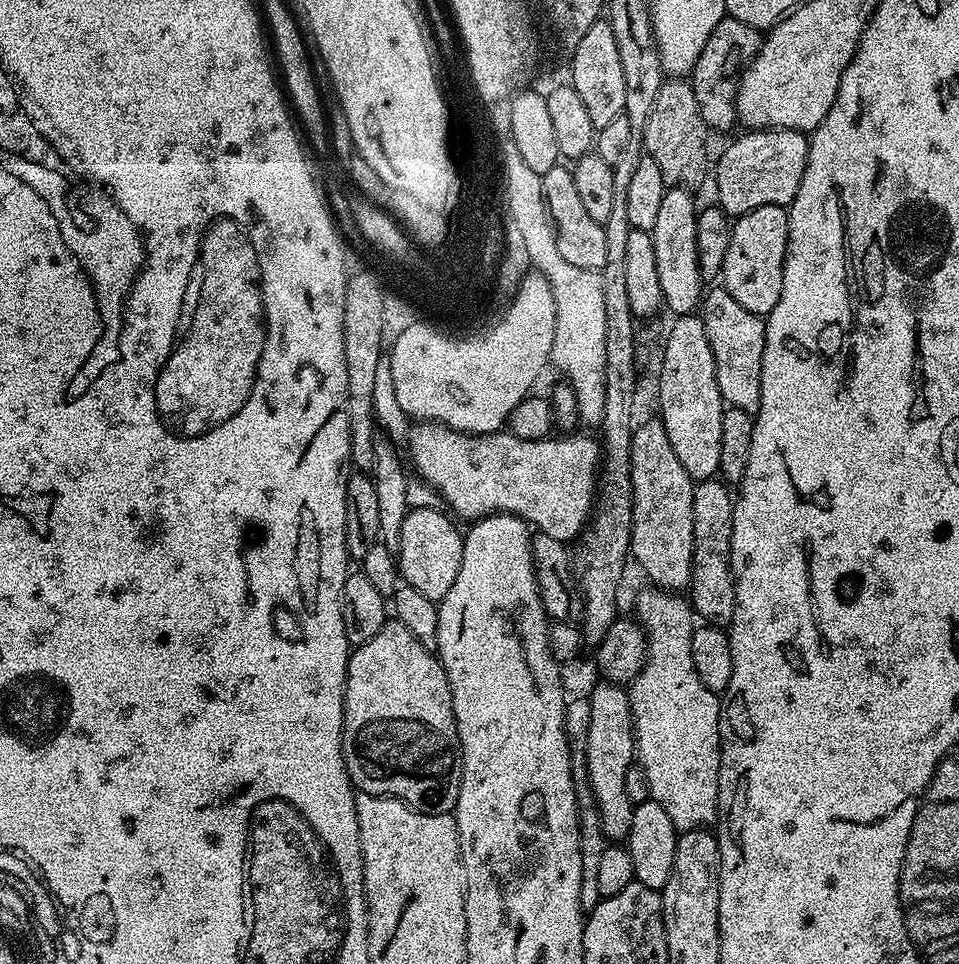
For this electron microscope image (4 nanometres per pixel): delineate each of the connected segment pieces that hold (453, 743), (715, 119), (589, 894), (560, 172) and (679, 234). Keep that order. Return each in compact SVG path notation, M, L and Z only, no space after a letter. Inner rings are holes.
M389 619L382 626L382 630L378 630L378 634L374 634L374 638L370 638L370 642L362 642L351 649L348 658L348 673L344 683L342 754L351 781L361 792L369 792L375 796L386 796L390 800L401 800L409 808L426 814L452 812L456 807L456 799L460 793L460 739L452 709L452 691L444 673L444 667L440 665L439 655L436 652L426 650L426 646L422 646L422 642L418 642L418 638L414 638L414 634L410 634L410 630L406 630L406 626L402 626L402 622L398 619Z
M729 15L710 30L710 38L706 38L706 46L702 46L702 54L698 54L698 62L692 67L690 83L694 98L698 98L698 110L713 133L728 132L737 127L736 79L758 54L761 39L761 29L746 26L746 22L738 22Z
M587 698L569 699L564 705L564 729L568 735L570 746L570 766L574 778L574 798L580 815L580 849L582 850L582 886L578 890L580 908L585 914L599 906L601 896L598 894L598 866L602 863L602 854L606 847L606 837L602 830L600 815L596 809L594 790L590 786L590 778L586 770L586 734L590 731L590 702Z
M558 162L550 170L542 173L540 181L542 182L544 205L548 207L548 218L556 235L558 251L562 253L562 258L566 258L566 262L570 262L570 266L599 272L606 266L604 225L599 224L594 218L590 218L586 206L582 206L582 198L578 198L578 190L574 187L572 168Z
M672 186L662 198L658 218L651 232L654 242L654 258L658 265L658 286L662 286L662 304L672 311L673 317L687 316L701 307L706 291L706 281L698 266L698 246L696 245L696 213L698 204L692 201L688 190Z

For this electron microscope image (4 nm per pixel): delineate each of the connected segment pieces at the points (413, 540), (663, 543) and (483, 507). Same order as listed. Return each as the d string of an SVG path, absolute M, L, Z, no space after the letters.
M439 507L414 508L405 516L401 528L401 548L398 555L398 571L403 583L414 586L426 598L441 601L458 578L458 566L462 566L464 537L456 529L451 515L443 516Z
M659 418L637 423L632 434L630 450L630 479L632 480L632 547L630 556L640 563L655 587L677 594L683 593L692 583L692 559L694 558L694 481L686 474L686 466L678 462L674 446L670 446L670 434L666 434L664 421Z
M416 422L408 433L406 456L416 467L415 475L431 486L445 505L452 507L453 517L475 522L497 514L518 516L534 526L536 532L572 542L583 533L594 511L598 473L602 467L601 441L597 437L595 440L592 436L578 435L560 434L557 440L523 440L510 430L501 430L489 432L487 436L469 436L445 424Z

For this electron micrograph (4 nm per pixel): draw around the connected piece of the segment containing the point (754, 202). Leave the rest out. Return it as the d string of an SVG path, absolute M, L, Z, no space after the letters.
M789 128L748 130L724 148L720 161L715 161L715 203L729 218L745 216L758 206L787 206L791 204L808 161L809 137Z

